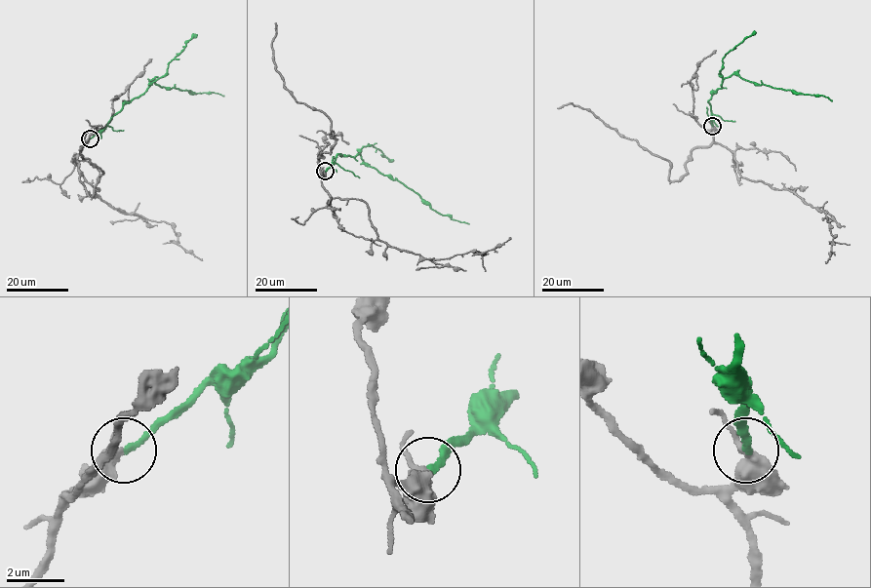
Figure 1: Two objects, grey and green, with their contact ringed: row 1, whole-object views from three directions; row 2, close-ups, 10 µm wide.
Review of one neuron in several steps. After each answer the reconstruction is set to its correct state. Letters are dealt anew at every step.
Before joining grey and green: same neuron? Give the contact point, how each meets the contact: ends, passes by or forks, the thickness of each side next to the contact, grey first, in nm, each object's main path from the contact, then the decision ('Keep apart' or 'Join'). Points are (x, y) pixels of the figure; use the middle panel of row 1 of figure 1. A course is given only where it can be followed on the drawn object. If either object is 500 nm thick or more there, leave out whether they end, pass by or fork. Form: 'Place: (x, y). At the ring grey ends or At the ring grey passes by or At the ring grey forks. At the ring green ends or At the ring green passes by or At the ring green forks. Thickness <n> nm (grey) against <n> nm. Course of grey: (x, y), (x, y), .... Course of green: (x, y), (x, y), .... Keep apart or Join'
Place: (325, 171). At the ring grey passes by. At the ring green ends. Thickness 360 nm (grey) against 190 nm. Course of grey: (325, 171), (326, 191), (367, 204), (376, 237), (393, 247), (441, 259), (485, 253), (508, 237). Course of green: (325, 171), (333, 167), (337, 154), (359, 154), (364, 162), (381, 174), (413, 189), (433, 210), (468, 224). Join

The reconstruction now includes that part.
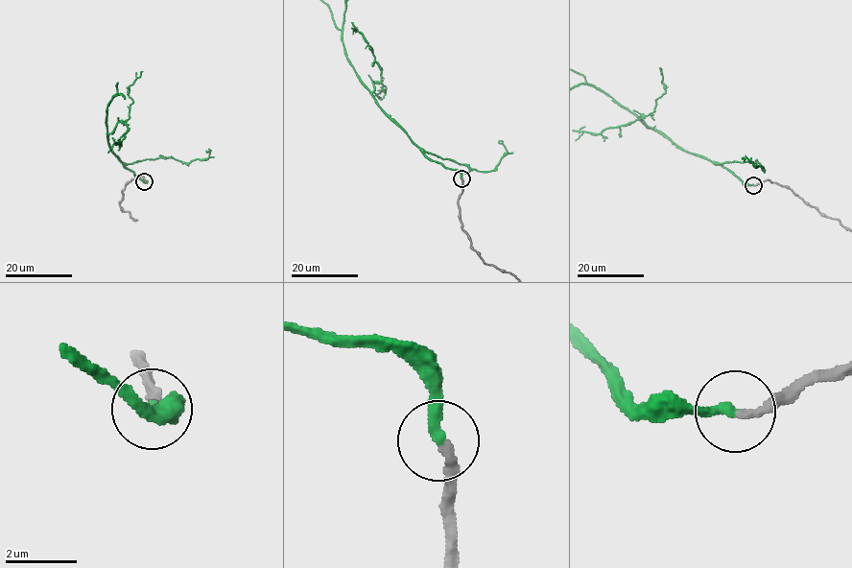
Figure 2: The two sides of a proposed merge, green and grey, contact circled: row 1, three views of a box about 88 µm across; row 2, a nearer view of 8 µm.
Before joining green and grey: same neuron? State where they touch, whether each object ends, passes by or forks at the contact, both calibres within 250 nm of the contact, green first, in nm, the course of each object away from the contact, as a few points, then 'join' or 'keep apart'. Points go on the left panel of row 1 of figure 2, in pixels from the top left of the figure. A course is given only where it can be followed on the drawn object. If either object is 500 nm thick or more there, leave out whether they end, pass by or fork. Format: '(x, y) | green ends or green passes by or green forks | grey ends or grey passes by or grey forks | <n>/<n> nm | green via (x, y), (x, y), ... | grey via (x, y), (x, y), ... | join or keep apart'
(144, 181) | green ends | grey ends | 280/200 nm | join

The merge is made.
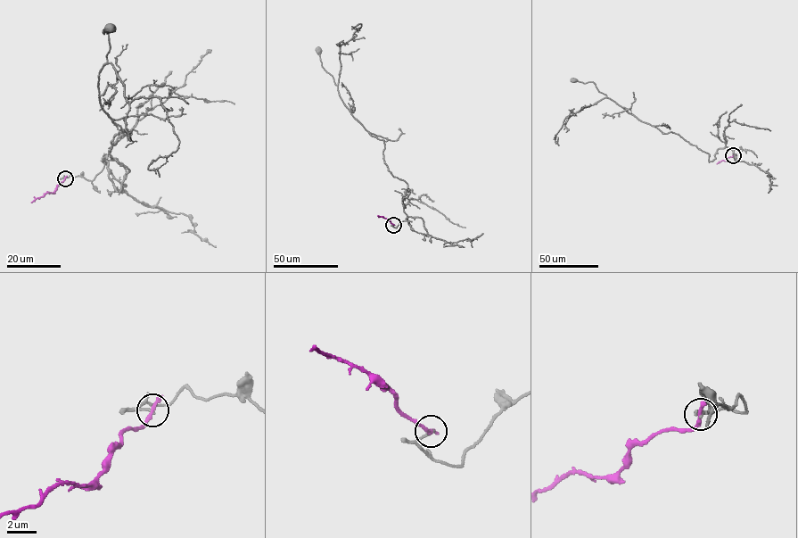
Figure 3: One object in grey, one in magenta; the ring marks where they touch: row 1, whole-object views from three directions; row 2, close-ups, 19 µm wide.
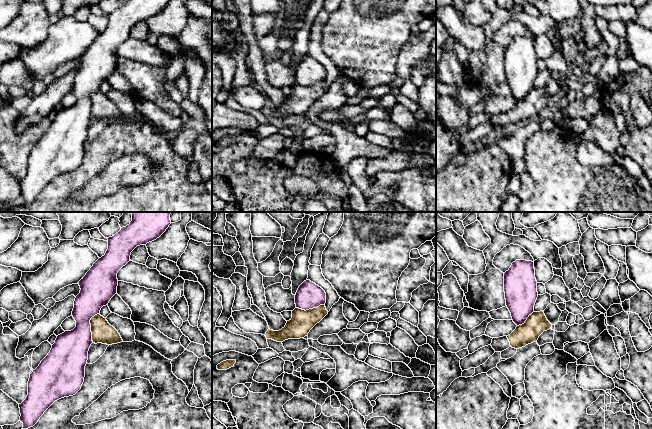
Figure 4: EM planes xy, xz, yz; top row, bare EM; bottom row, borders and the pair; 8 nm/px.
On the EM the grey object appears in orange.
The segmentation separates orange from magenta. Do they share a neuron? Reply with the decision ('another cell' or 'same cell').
another cell

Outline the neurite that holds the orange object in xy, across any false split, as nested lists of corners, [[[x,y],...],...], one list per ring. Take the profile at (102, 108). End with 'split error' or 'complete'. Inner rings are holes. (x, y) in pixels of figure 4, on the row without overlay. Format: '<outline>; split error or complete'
[[[100,90],[92,93],[90,100],[93,119],[112,121],[123,118],[118,107]]]; complete

